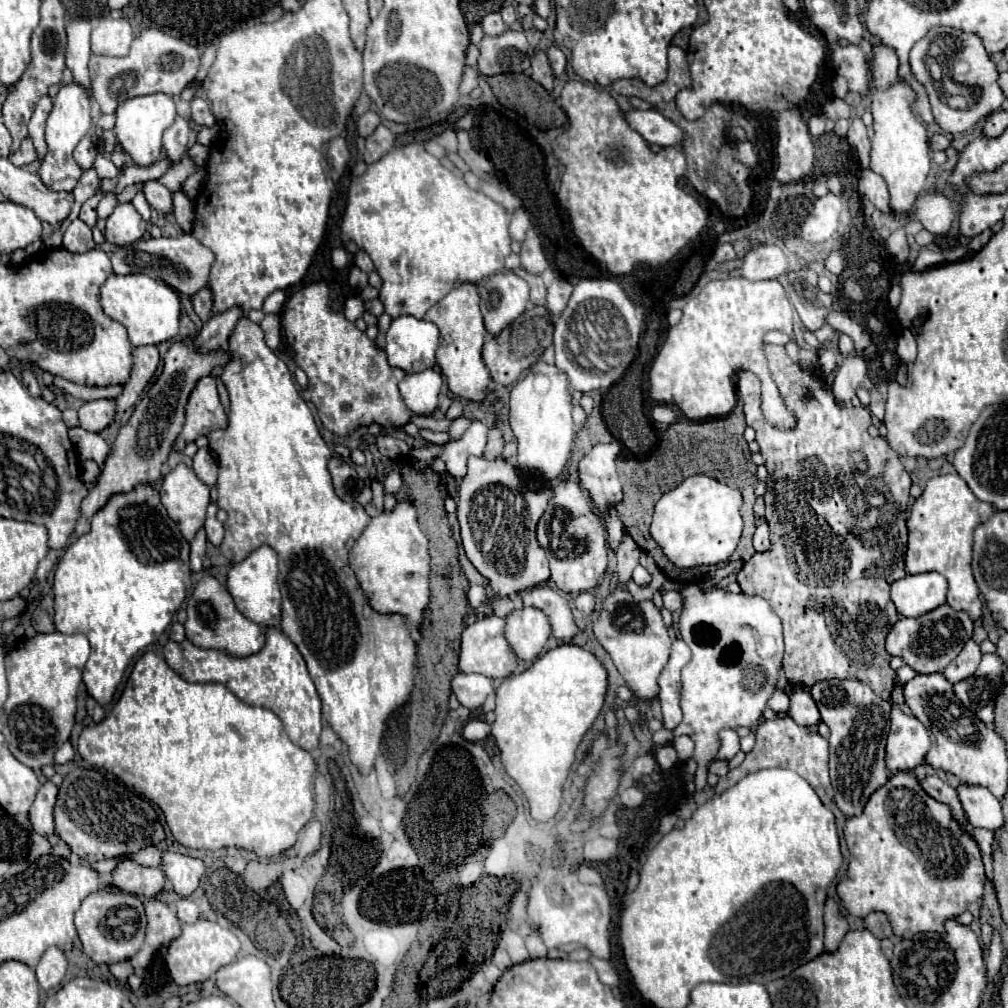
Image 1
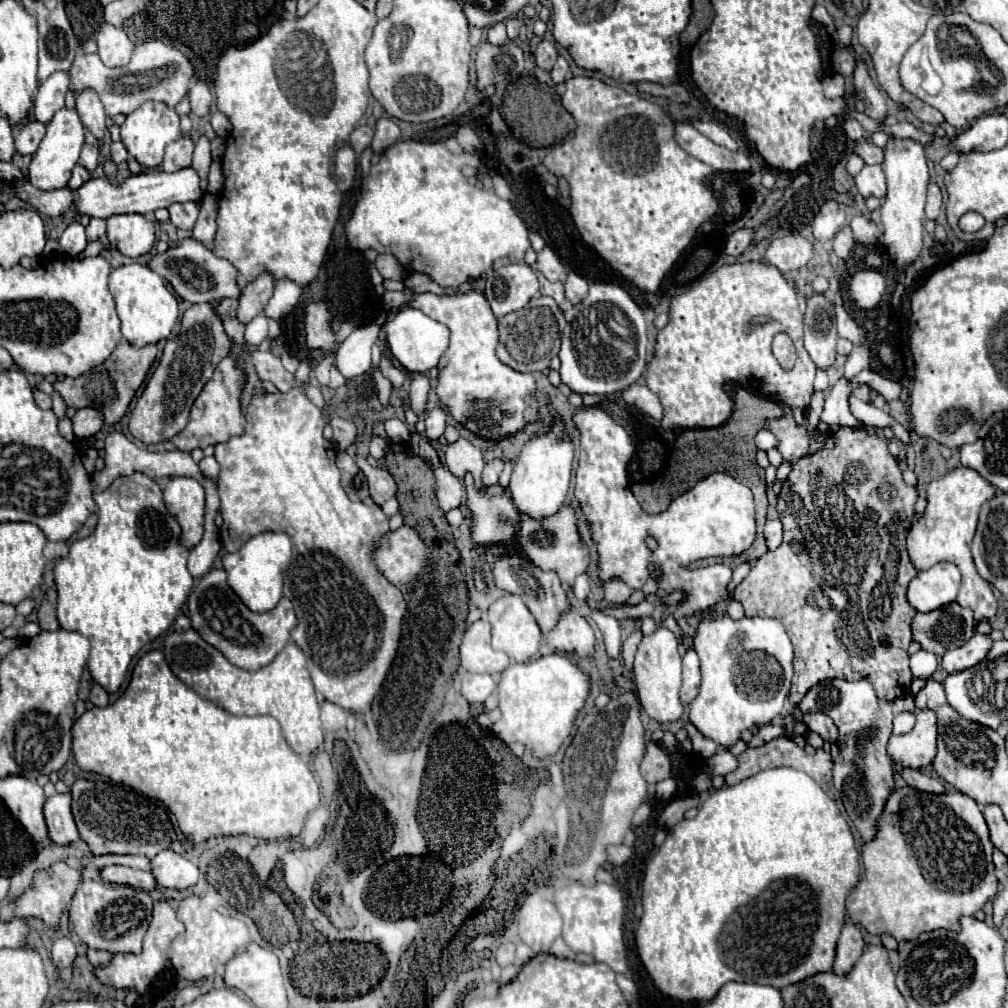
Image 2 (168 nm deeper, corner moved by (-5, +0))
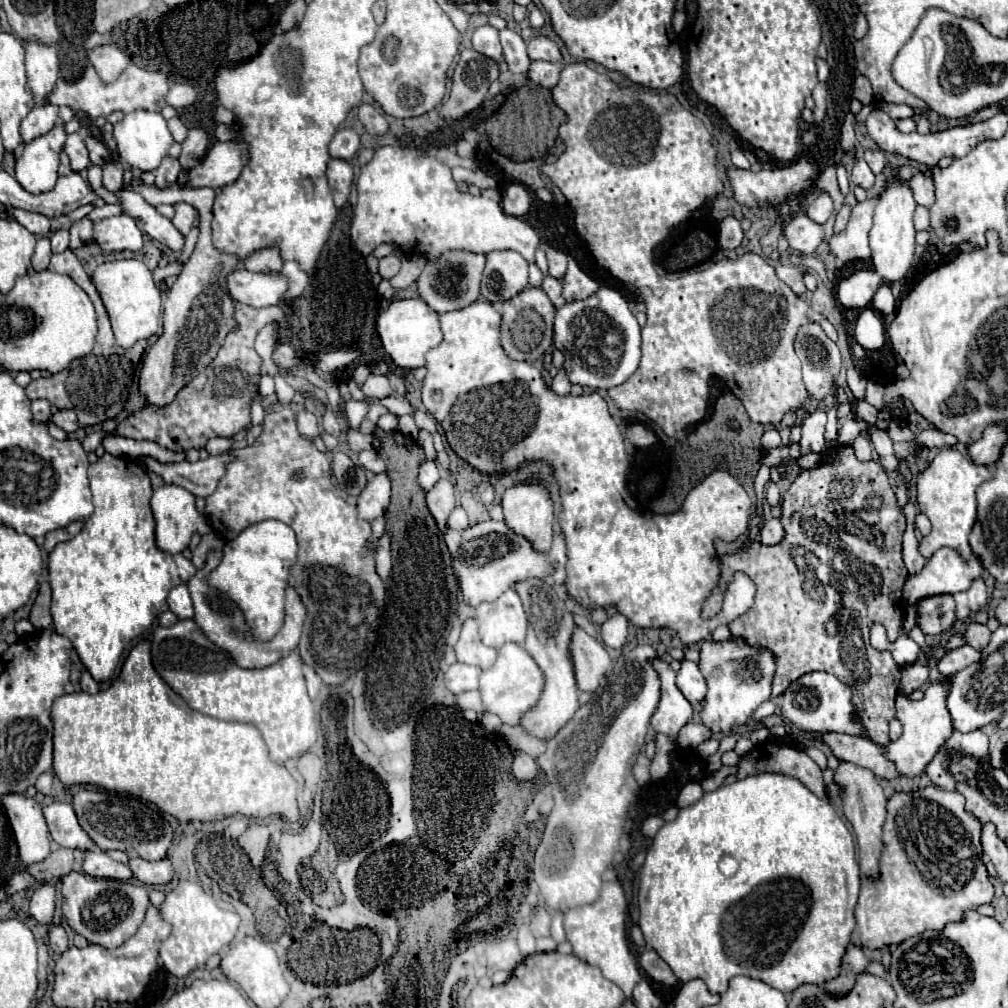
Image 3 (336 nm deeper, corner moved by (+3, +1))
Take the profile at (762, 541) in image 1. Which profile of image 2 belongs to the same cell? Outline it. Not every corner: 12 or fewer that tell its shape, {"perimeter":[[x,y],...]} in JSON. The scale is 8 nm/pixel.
{"perimeter":[[767,521],[765,539],[771,551],[781,545],[781,521]]}

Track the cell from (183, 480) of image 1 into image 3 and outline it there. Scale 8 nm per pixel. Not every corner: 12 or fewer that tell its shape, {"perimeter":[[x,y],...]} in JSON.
{"perimeter":[[165,484],[151,498],[157,546],[183,552],[208,526],[195,496]]}

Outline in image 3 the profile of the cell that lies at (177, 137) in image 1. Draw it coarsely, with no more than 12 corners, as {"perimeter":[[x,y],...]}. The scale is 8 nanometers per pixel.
{"perimeter":[[165,156],[161,166],[153,170],[155,186],[169,188],[179,176],[177,158]]}

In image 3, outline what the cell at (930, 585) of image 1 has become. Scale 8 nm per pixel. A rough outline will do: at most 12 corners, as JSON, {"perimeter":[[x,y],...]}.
{"perimeter":[[941,548],[907,578],[903,600],[967,590],[983,564]]}

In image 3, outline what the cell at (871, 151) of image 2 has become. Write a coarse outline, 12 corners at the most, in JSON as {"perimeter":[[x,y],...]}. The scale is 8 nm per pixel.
{"perimeter":[[865,150],[865,162],[875,174],[885,168],[881,150]]}

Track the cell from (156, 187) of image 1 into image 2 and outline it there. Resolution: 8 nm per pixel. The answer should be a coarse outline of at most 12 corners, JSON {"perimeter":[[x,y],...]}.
{"perimeter":[[173,203],[171,223],[193,229],[199,209],[195,203]]}

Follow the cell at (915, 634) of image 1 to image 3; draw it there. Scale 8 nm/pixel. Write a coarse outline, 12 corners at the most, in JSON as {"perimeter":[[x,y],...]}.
{"perimeter":[[951,594],[931,596],[917,604],[923,634],[943,634],[953,626]]}

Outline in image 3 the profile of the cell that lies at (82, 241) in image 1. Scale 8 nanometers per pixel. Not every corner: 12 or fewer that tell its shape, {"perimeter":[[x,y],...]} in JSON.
{"perimeter":[[57,230],[51,236],[53,252],[69,248],[69,232]]}

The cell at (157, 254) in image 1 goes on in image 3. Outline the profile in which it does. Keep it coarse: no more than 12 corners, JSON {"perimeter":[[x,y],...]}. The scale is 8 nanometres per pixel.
{"perimeter":[[245,268],[227,278],[229,296],[255,308],[273,306],[287,290],[281,274]]}

